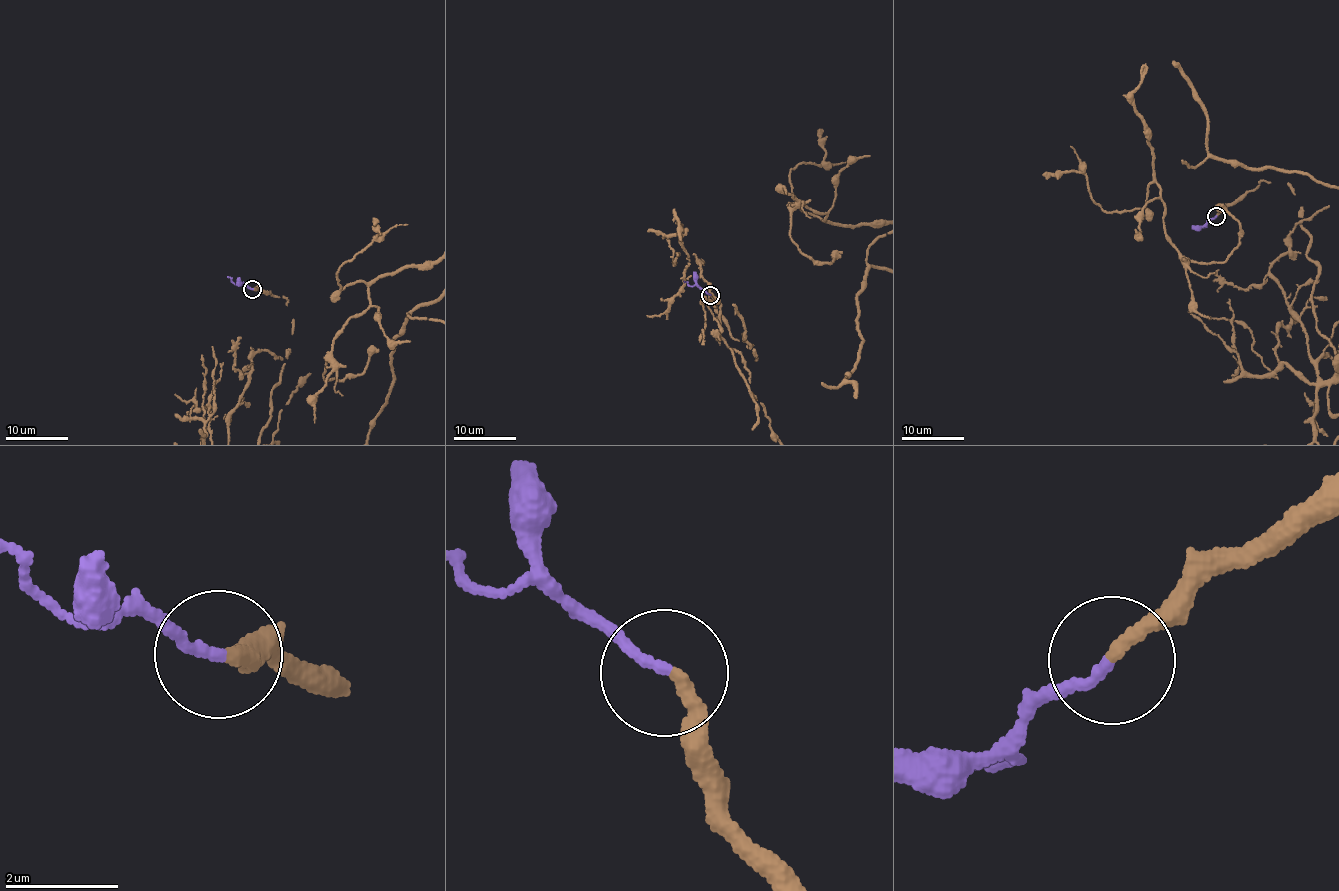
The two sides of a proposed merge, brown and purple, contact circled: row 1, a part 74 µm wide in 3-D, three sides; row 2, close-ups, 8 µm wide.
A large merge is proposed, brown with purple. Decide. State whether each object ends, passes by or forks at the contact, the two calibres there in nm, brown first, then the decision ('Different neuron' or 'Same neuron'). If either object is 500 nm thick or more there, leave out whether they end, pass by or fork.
At the ring brown ends. At the ring purple ends. Thickness 280 nm (brown) against 180 nm. Same neuron

